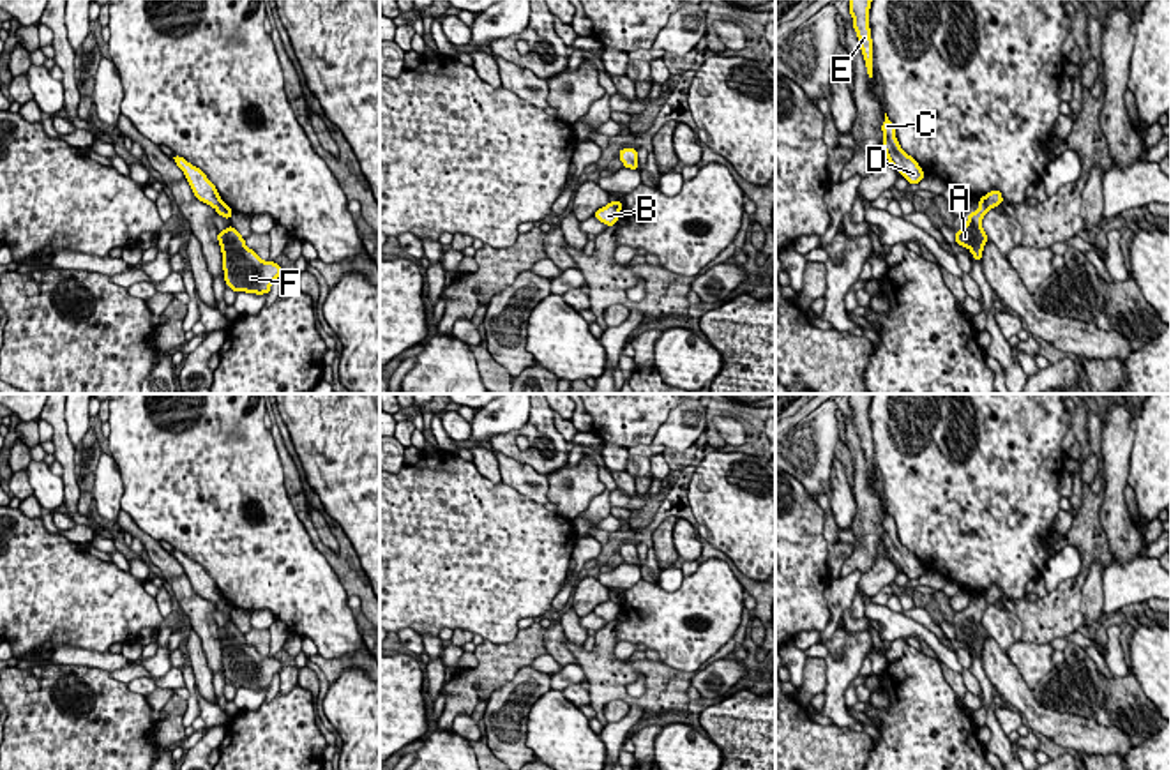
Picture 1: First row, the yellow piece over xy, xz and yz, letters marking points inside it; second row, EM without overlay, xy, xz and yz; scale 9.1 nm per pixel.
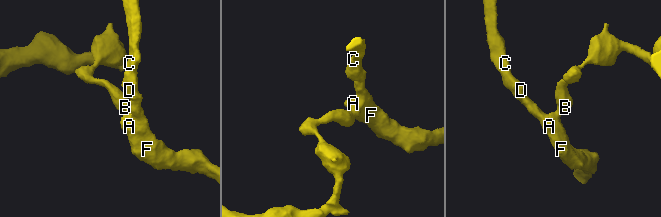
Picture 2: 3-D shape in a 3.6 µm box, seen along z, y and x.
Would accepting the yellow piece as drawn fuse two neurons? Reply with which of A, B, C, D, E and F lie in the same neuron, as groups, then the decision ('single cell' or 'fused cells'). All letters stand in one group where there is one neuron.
A C D E F / B; fused cells

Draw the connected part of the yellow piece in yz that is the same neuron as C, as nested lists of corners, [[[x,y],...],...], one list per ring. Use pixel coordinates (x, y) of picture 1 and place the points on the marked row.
[[[887,113],[881,131],[883,131],[881,147],[885,150],[887,161],[908,180],[910,185],[918,184],[925,177],[925,173],[922,171],[918,162],[911,155],[908,155],[897,143],[895,127],[888,120]]]

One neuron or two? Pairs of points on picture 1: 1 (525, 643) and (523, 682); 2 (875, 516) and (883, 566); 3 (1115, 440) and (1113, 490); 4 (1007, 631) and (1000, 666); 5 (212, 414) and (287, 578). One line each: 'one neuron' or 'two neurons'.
1: two neurons
2: two neurons
3: one neuron
4: two neurons
5: one neuron

